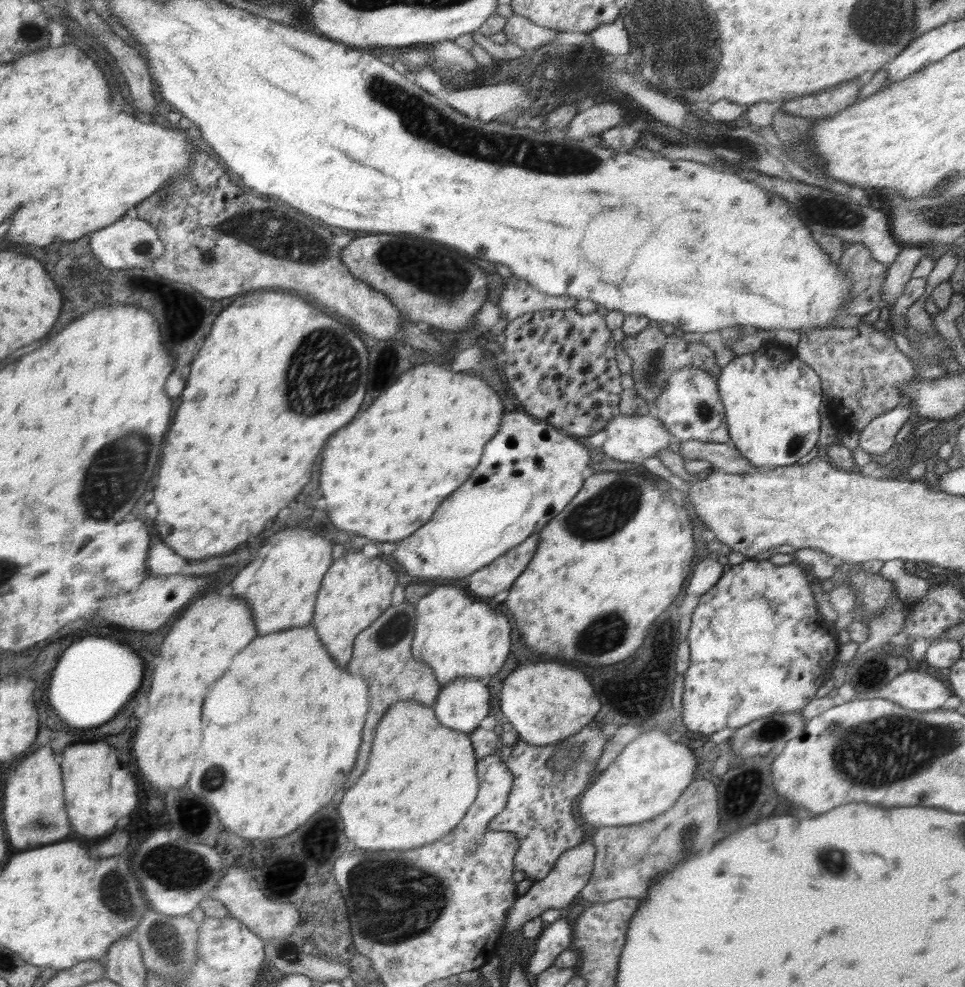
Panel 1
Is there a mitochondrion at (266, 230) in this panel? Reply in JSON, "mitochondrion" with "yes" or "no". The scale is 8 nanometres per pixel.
{"mitochondrion":"yes"}

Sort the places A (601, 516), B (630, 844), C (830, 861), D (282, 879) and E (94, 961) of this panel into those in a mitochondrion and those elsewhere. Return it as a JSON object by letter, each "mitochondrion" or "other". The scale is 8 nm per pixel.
{"A":"mitochondrion","B":"other","C":"mitochondrion","D":"other","E":"other"}

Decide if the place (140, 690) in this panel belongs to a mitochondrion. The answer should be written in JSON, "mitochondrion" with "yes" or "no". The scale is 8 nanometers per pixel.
{"mitochondrion":"no"}

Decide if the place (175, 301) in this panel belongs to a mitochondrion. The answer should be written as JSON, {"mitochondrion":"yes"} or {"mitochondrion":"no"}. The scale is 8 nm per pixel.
{"mitochondrion":"no"}

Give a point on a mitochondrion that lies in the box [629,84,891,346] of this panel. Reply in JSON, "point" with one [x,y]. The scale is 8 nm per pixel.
{"point":[833,213]}

